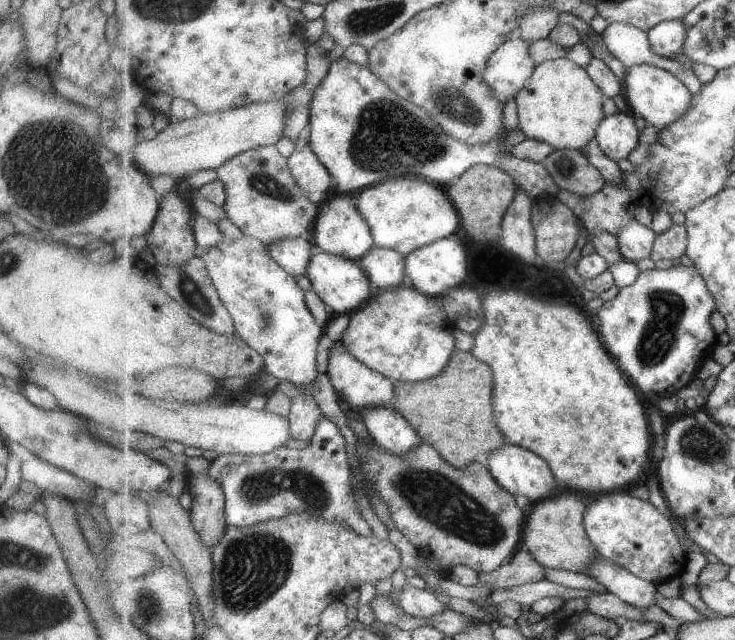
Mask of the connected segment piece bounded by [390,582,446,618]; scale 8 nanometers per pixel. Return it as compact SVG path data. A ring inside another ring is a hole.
M408 582L404 588L399 591L393 590L390 594L395 596L407 614L411 614L415 618L431 618L431 616L446 610L445 604L435 594L426 589L415 588Z

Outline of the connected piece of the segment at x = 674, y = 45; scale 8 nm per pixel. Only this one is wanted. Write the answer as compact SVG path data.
M684 18L663 21L648 31L648 37L653 52L666 59L683 54L683 46L687 40L687 26Z

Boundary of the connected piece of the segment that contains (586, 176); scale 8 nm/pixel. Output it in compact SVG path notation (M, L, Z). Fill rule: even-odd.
M554 150L544 163L560 188L577 196L591 196L607 183L599 168L579 150Z

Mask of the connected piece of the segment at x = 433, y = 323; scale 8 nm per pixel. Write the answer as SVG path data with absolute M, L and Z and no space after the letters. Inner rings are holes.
M399 286L377 291L361 310L353 312L341 339L347 350L369 368L395 381L421 382L439 376L447 368L455 354L457 329L448 320L440 298L423 294L414 286Z

